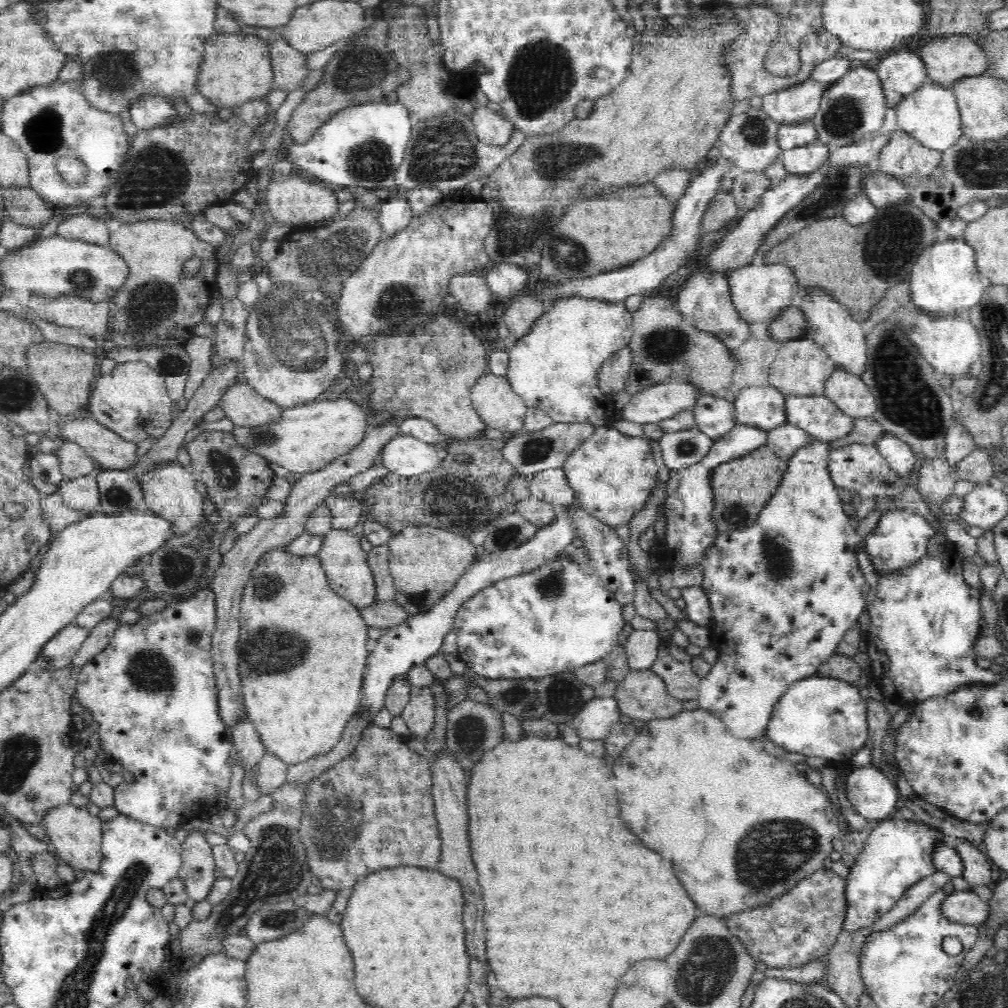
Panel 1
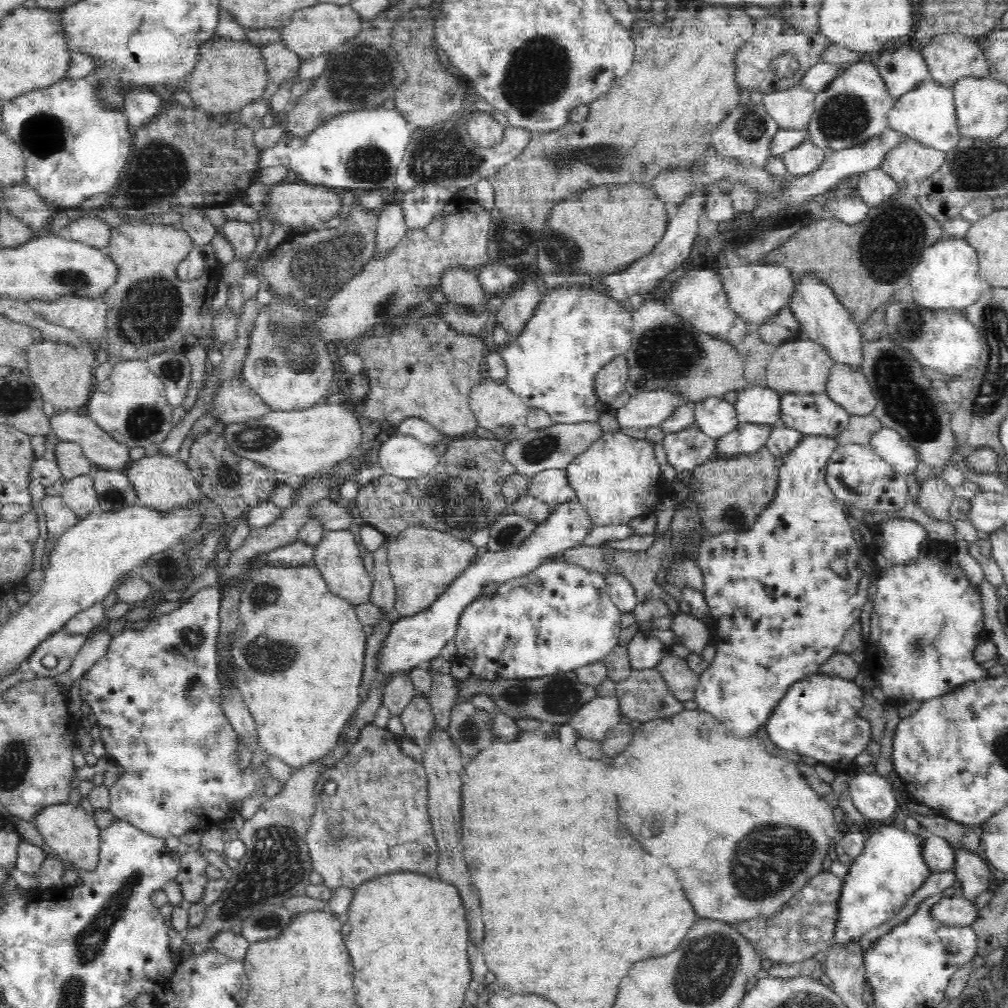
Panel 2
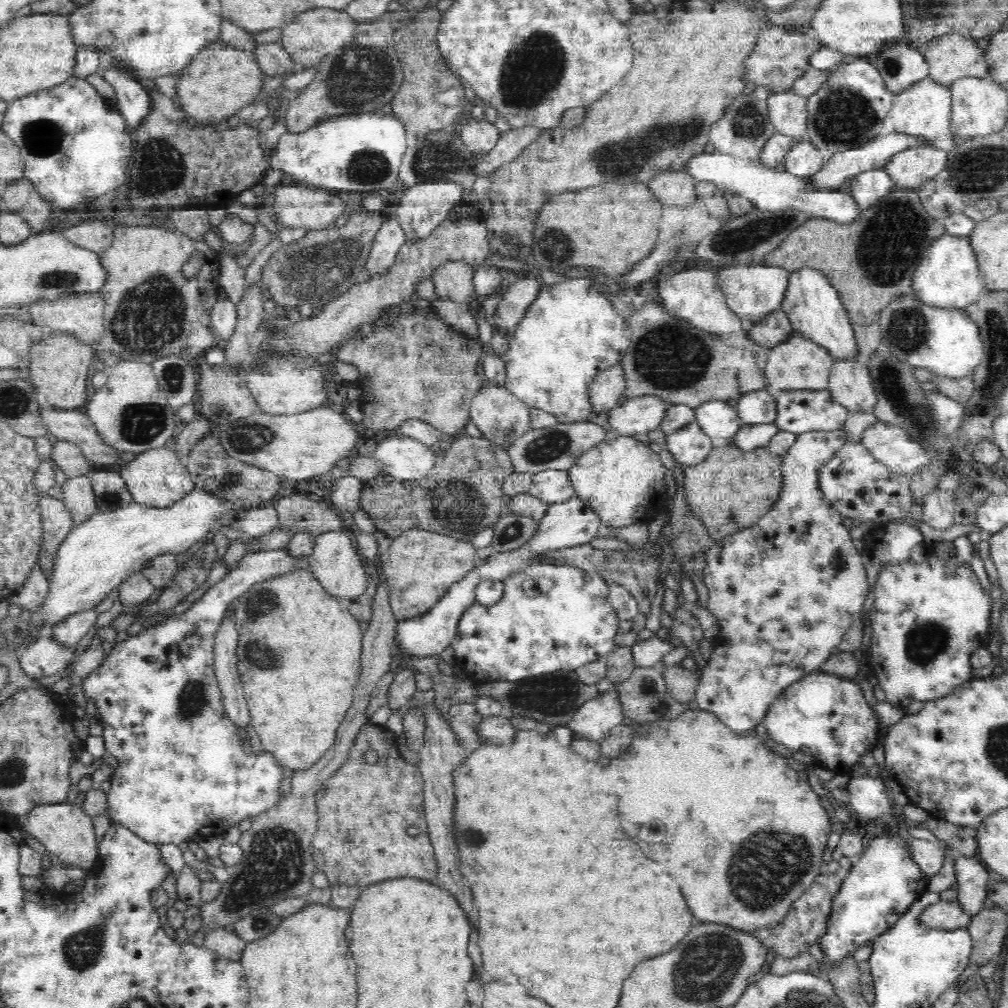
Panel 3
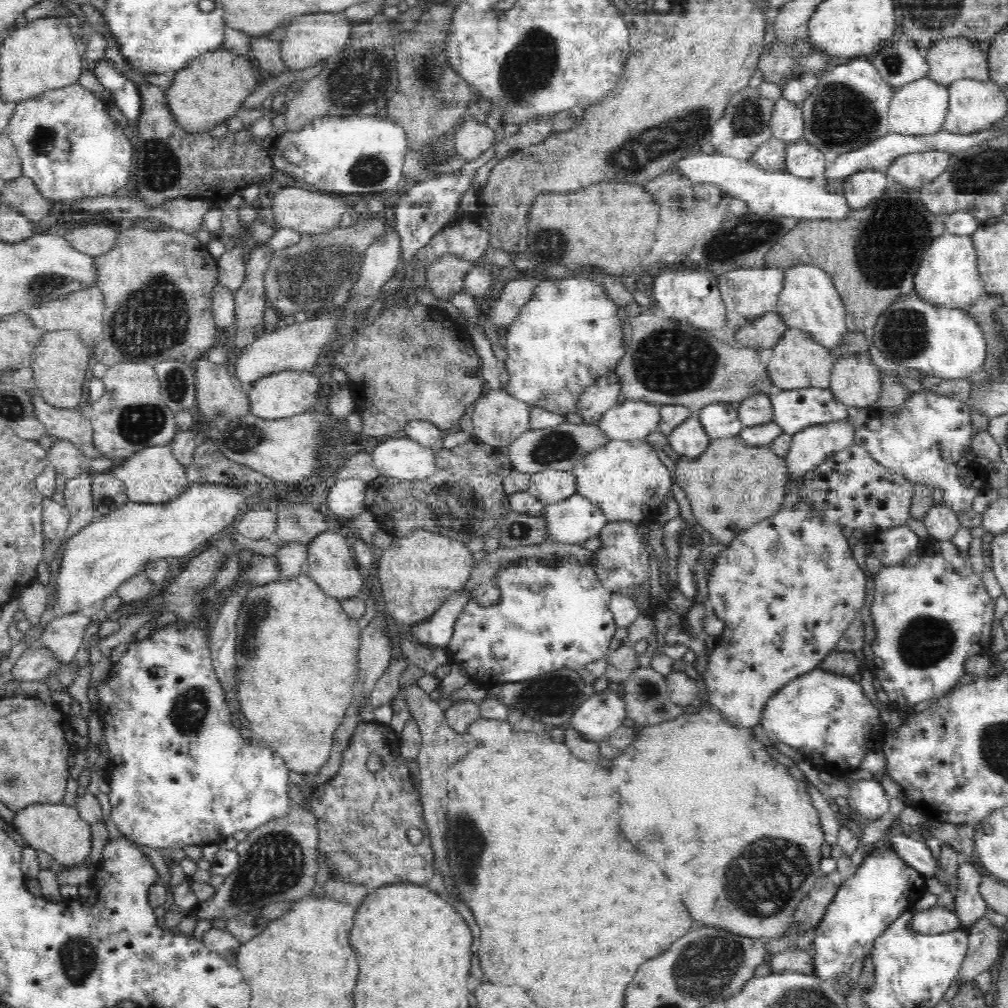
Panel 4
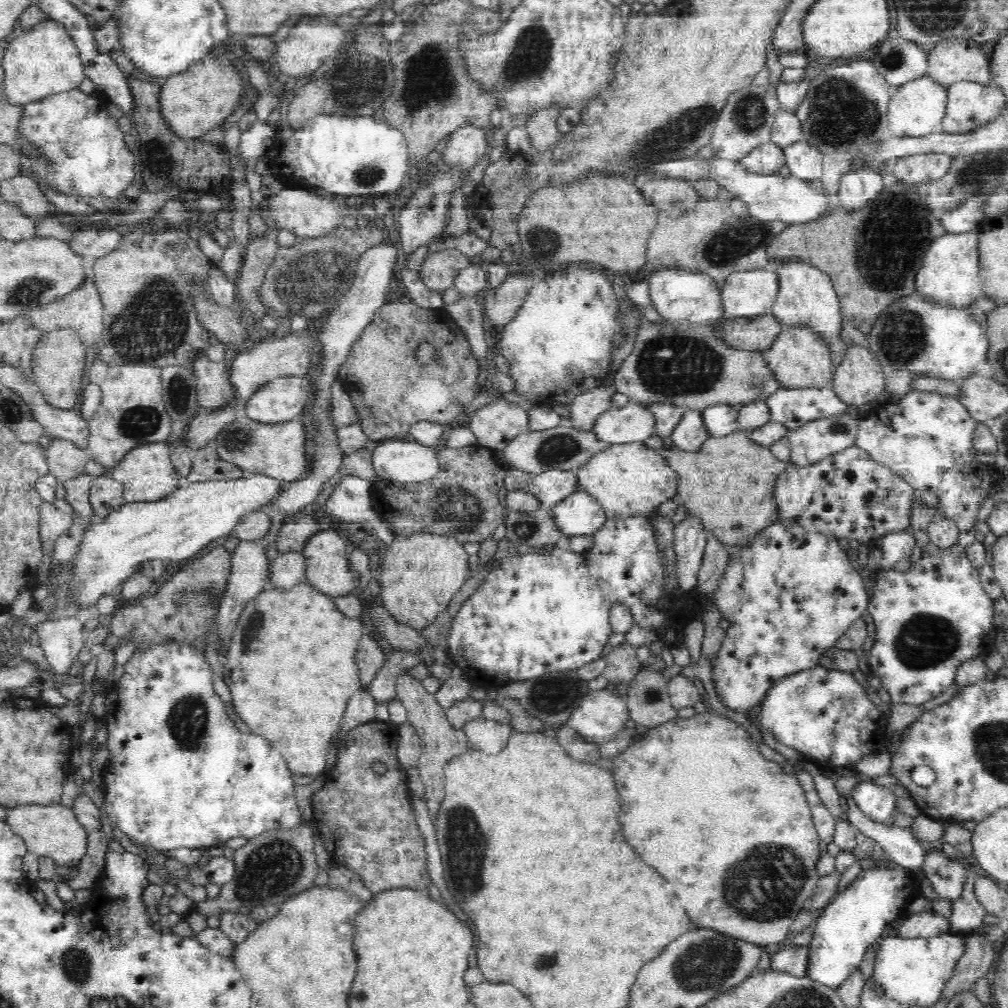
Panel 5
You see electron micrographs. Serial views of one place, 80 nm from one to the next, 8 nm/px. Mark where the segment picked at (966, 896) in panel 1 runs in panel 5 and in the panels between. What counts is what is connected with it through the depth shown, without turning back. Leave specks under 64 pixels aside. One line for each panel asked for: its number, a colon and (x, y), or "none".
2: (951, 911)
3: (946, 915)
4: (937, 919)
5: (929, 923)

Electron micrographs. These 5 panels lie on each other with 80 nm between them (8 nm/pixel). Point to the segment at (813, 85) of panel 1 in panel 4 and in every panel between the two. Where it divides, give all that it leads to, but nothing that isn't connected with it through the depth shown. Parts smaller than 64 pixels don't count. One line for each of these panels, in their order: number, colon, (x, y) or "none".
2: (792, 108)
3: (788, 112)
4: (787, 124)

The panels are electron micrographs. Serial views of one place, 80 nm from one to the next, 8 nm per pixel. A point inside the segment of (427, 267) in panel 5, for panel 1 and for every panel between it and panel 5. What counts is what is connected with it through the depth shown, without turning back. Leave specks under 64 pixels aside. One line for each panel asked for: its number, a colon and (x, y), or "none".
1: (471, 290)
2: (461, 286)
3: (452, 280)
4: (445, 277)

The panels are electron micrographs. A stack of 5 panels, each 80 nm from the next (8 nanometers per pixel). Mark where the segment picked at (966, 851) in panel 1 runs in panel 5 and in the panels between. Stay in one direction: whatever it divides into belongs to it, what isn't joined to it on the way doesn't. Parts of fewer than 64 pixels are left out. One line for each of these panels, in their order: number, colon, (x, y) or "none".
2: (972, 870)
3: (972, 875)
4: (969, 905)
5: (967, 916)

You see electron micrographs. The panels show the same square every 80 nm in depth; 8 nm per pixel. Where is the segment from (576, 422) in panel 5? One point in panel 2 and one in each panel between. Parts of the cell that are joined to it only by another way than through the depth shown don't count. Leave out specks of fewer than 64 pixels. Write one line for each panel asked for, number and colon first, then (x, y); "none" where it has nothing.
2: (611, 380)
3: (604, 393)
4: (595, 400)

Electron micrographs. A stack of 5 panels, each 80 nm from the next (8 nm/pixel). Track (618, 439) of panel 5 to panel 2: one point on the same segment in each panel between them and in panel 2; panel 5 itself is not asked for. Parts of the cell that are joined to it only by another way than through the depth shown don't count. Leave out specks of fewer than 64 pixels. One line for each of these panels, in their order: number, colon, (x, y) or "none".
2: (651, 408)
3: (637, 416)
4: (633, 419)

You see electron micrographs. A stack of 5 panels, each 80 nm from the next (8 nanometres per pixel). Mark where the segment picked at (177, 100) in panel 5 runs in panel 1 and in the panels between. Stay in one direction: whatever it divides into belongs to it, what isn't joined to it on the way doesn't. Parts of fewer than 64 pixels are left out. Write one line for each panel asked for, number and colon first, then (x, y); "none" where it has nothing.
1: (236, 68)
2: (228, 74)
3: (220, 80)
4: (211, 89)

